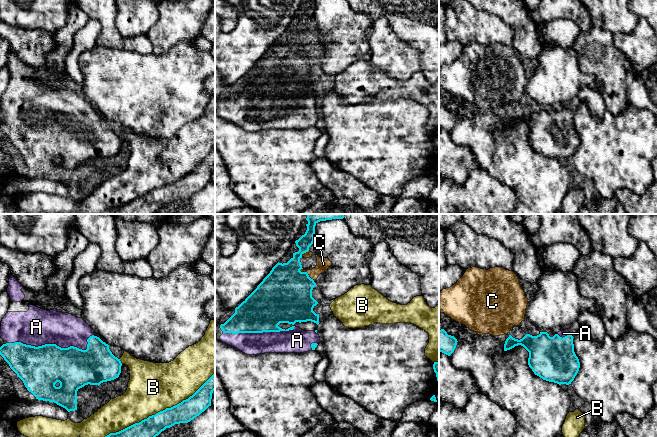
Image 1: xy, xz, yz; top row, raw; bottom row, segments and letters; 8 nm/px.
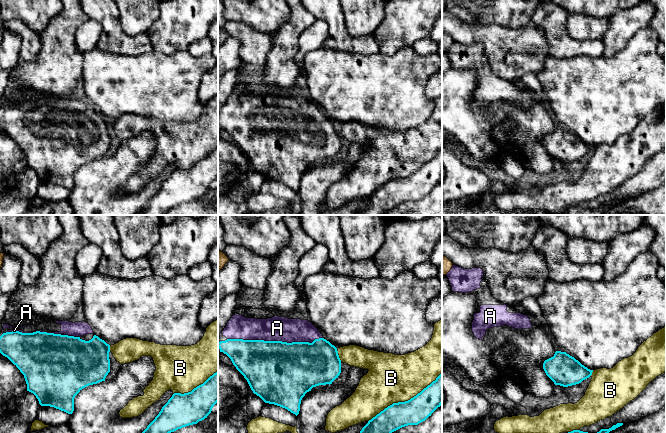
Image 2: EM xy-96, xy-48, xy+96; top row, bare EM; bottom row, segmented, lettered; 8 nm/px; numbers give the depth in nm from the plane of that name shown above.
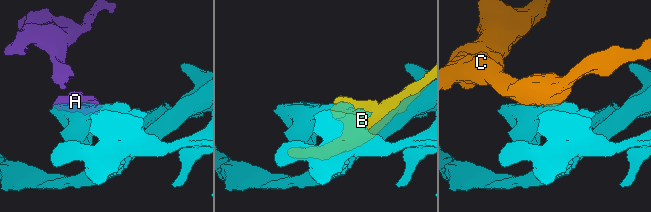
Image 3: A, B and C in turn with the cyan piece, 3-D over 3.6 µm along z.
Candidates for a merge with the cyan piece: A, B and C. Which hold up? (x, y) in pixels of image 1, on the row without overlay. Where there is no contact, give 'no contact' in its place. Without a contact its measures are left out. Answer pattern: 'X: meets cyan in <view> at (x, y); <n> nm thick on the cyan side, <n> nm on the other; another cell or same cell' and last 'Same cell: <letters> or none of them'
A: meets cyan in xy at (54, 120); 360 nm thick on the cyan side, 300 nm on the other; same cell
B: meets cyan in xy at (158, 188); 240 nm thick on the cyan side, 400 nm on the other; another cell
C: meets cyan in xz at (307, 49); 440 nm thick on the cyan side, 100 nm on the other; another cell
Same cell: A

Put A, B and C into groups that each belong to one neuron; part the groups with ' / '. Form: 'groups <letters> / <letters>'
groups A / B / C

